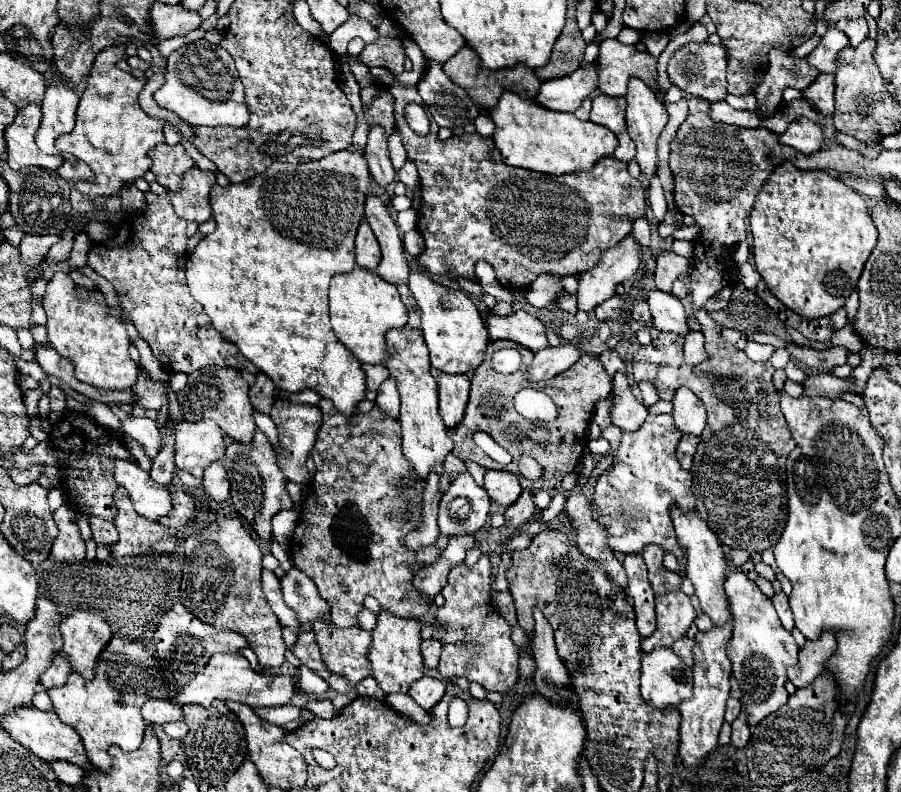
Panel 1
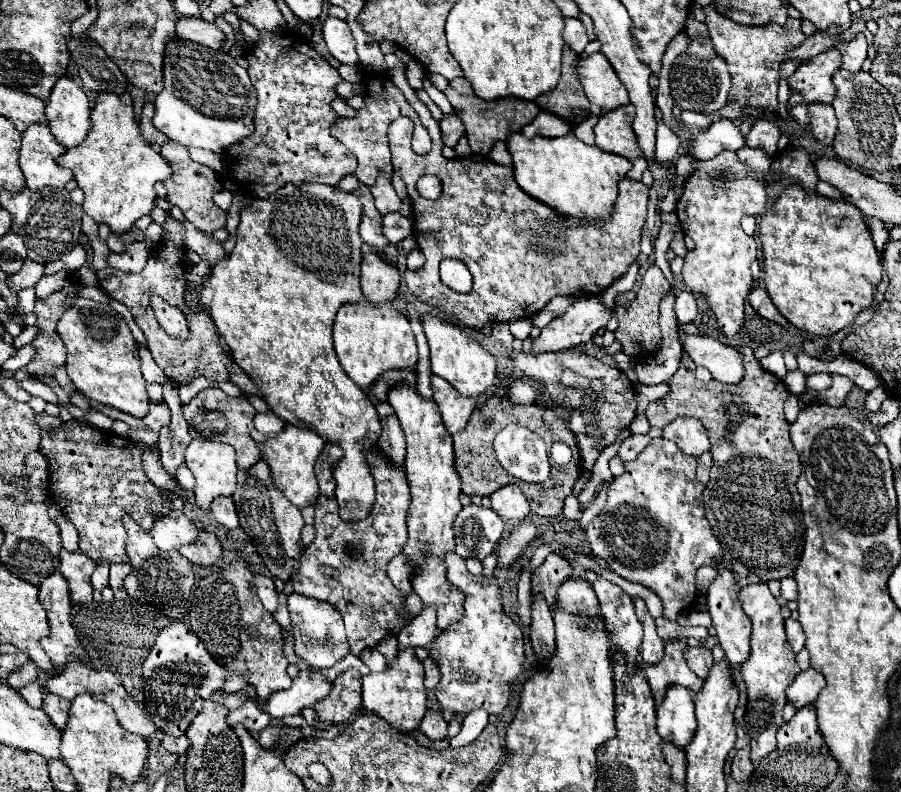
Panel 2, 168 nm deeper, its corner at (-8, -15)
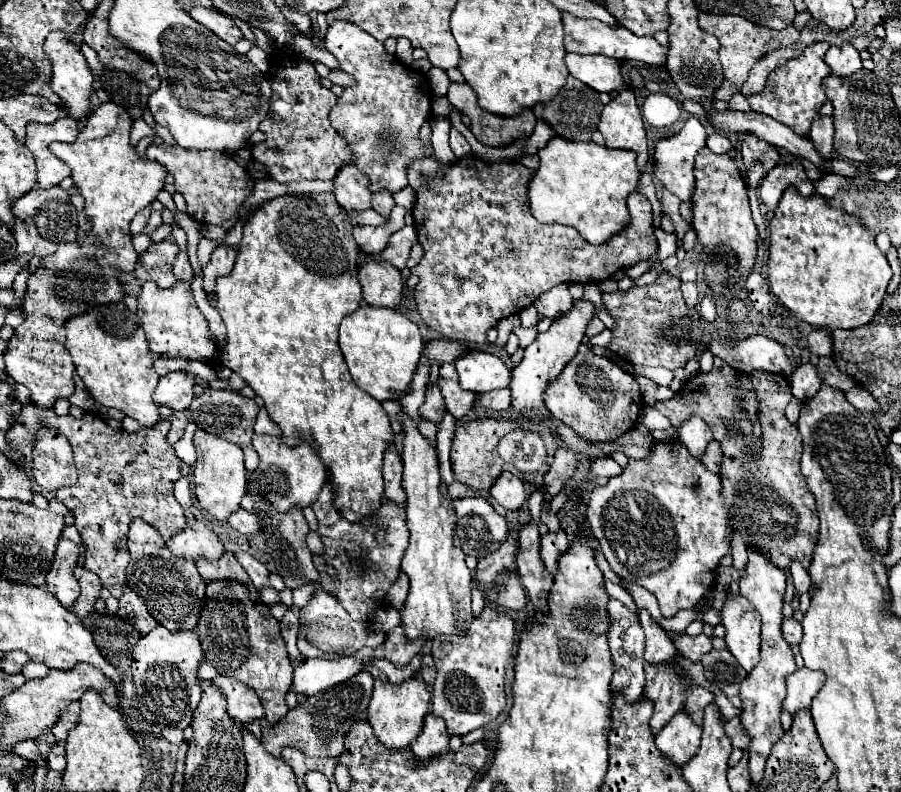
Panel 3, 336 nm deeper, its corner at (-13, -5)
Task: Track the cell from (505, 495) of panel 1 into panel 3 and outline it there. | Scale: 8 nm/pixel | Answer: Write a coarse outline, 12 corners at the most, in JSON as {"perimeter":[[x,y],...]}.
{"perimeter":[[502,472],[490,496],[506,510],[526,502],[524,484]]}

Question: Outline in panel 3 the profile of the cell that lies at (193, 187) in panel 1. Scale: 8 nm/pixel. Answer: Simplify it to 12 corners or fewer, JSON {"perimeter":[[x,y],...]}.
{"perimeter":[[218,246],[204,268],[204,290],[214,306],[216,278],[236,262],[232,246]]}

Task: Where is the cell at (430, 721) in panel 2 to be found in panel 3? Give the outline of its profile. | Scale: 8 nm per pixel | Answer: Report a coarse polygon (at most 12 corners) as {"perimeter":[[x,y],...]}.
{"perimeter":[[440,718],[424,720],[410,752],[426,762],[448,752],[448,734]]}

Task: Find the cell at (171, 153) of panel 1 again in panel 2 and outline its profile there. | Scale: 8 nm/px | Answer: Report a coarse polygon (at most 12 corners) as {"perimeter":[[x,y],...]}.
{"perimeter":[[169,140],[161,154],[173,168],[167,200],[203,232],[225,228],[213,202],[217,174]]}

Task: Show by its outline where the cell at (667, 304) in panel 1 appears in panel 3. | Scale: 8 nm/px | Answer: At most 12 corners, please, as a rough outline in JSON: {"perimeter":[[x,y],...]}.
{"perimeter":[[766,336],[712,342],[708,350],[742,372],[794,372]]}

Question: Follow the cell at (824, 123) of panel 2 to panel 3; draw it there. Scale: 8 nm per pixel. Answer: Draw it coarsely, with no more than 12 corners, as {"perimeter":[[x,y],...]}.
{"perimeter":[[818,118],[812,124],[810,140],[824,160],[830,160],[832,118]]}

